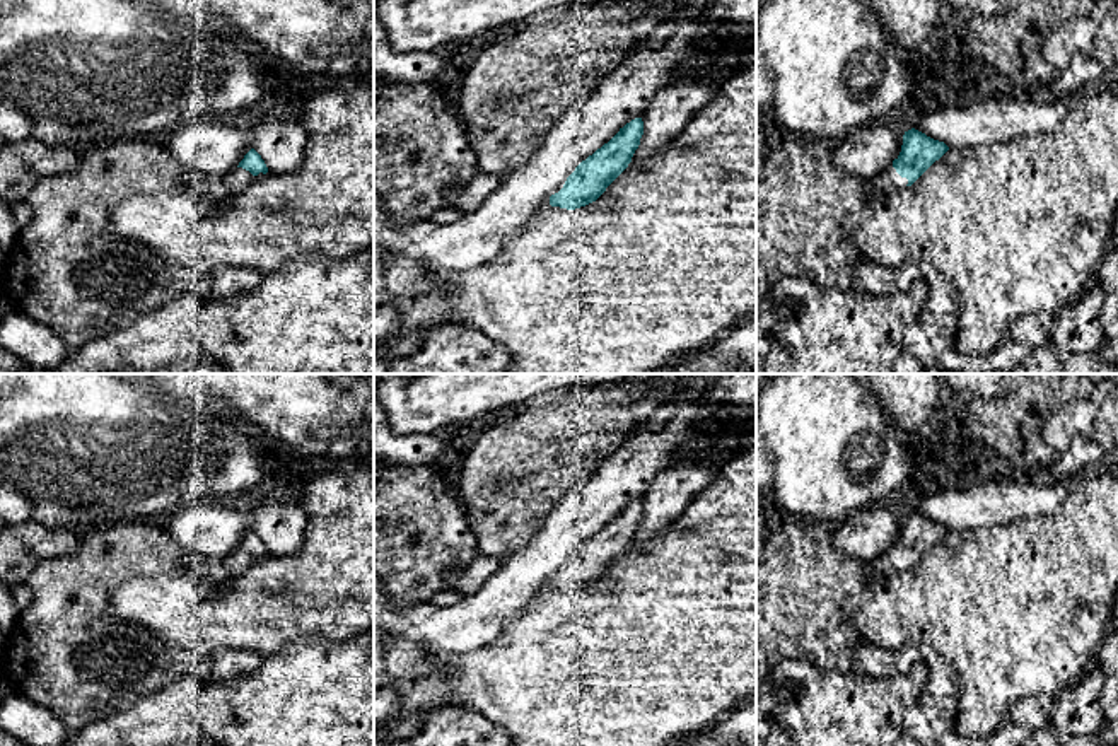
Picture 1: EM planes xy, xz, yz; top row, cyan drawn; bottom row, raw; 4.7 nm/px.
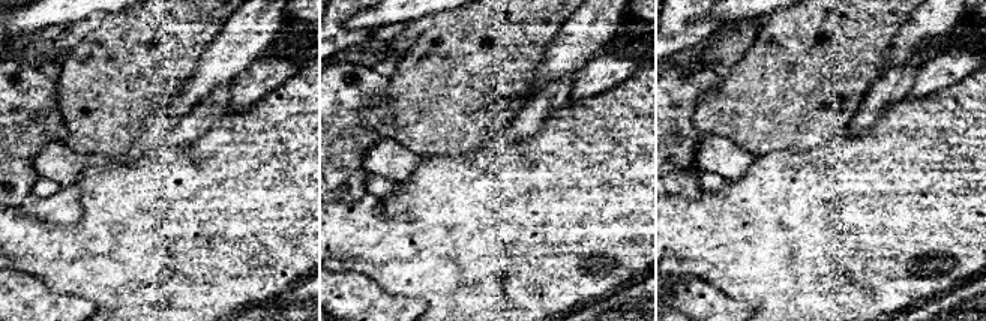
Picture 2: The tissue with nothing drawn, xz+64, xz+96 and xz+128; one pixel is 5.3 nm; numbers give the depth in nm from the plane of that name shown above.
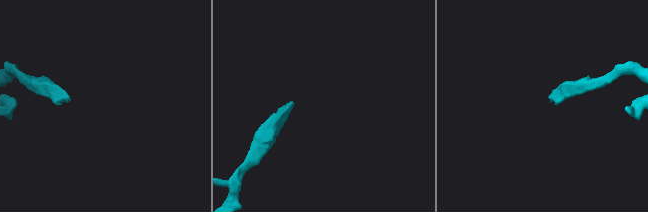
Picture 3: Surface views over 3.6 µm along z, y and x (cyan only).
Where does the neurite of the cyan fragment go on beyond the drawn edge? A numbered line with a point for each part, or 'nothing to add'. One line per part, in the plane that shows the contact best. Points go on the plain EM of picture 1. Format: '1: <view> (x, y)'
1: xy (238, 562)

